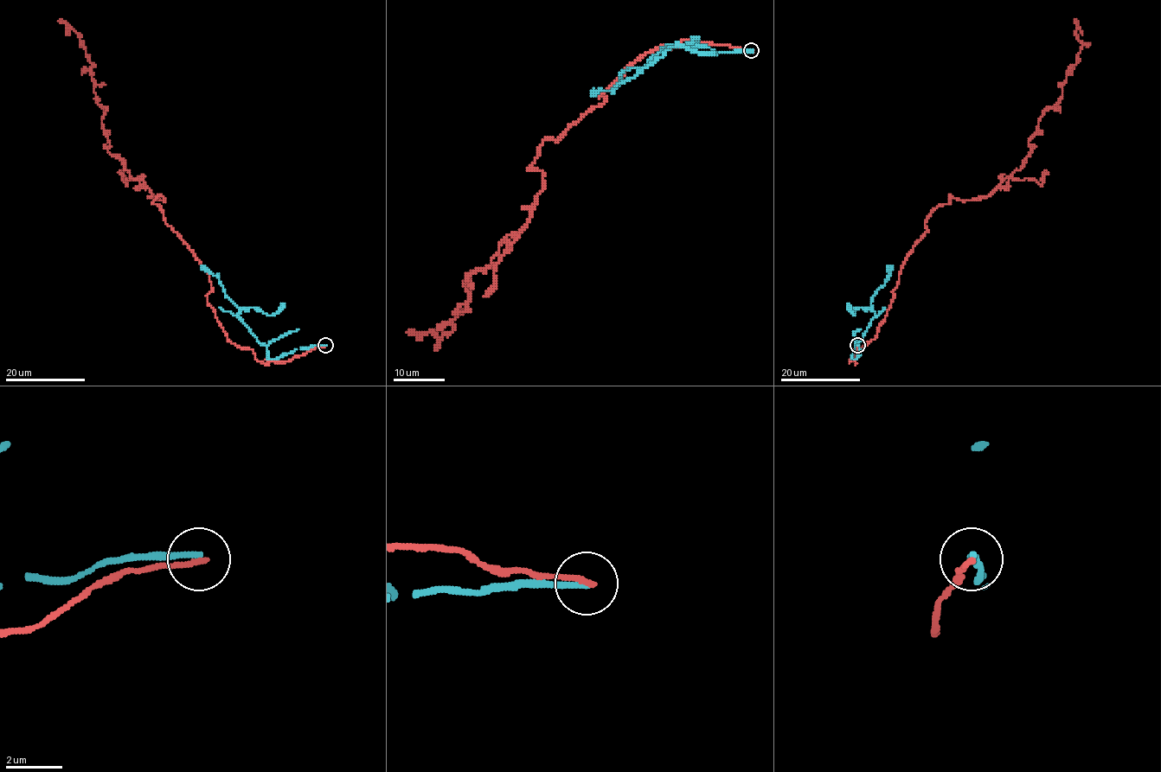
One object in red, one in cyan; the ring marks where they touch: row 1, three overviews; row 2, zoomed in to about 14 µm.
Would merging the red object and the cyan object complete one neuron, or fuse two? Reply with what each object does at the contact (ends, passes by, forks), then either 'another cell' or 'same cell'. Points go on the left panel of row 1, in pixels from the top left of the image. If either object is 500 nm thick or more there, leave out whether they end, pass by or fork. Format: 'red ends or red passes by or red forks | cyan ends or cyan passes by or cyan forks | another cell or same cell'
red ends | cyan ends | another cell

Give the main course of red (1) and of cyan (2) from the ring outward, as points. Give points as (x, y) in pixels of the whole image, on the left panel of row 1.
1: (325, 346), (263, 363), (227, 339), (208, 272), (152, 202), (163, 197), (108, 150), (94, 65), (58, 20)
2: (325, 345), (268, 358), (266, 347), (238, 315), (240, 309), (225, 295), (220, 280), (201, 265)

